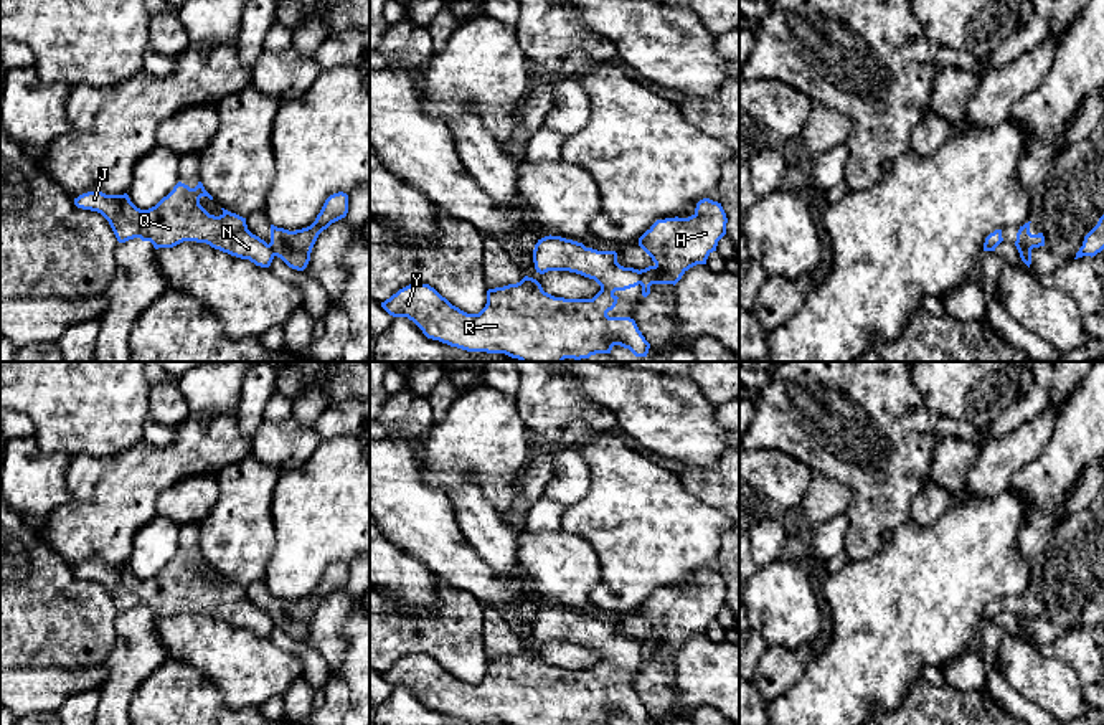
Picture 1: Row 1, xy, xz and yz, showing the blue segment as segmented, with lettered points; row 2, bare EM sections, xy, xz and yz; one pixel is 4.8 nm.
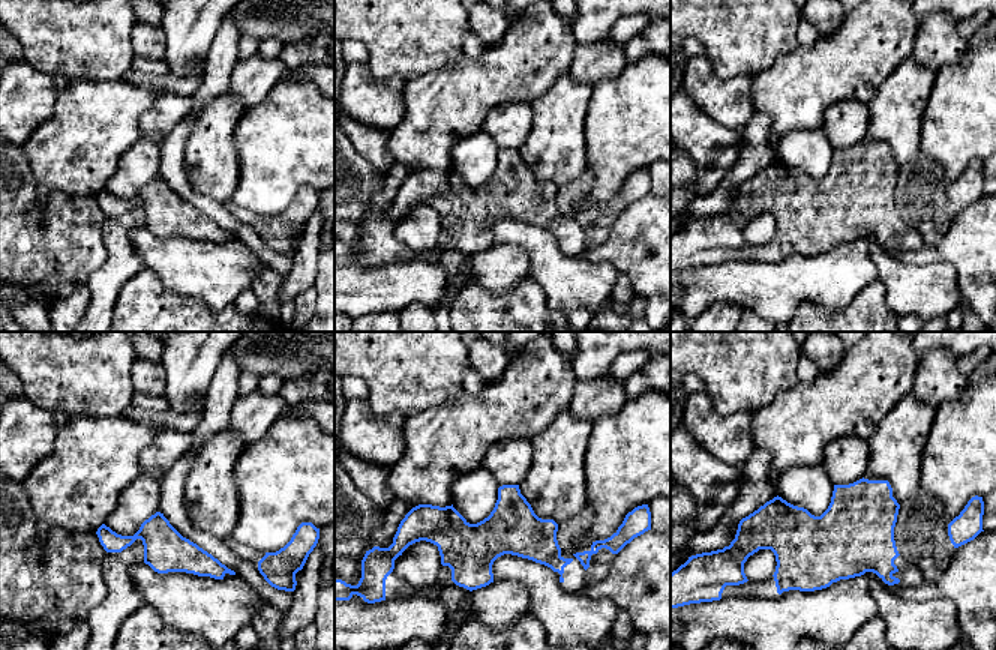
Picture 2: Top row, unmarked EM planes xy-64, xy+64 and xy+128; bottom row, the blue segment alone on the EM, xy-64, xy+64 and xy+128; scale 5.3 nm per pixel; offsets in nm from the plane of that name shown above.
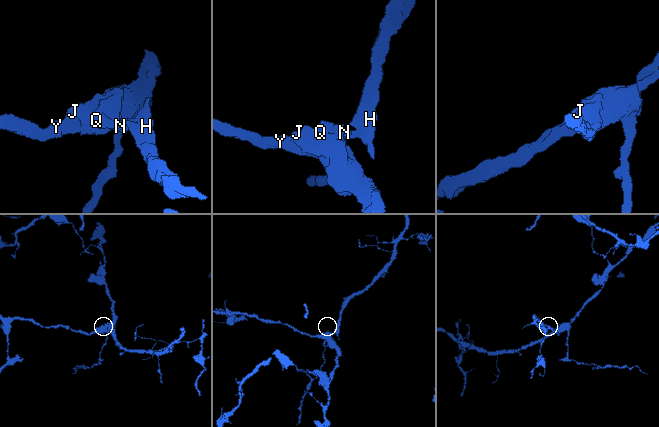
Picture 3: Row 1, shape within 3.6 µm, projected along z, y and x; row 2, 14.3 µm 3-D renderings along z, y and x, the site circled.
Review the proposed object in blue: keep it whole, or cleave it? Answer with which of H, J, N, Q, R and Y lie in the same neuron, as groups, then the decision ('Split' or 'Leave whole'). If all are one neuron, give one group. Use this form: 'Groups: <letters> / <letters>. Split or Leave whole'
Groups: H / J N Q R Y. Split

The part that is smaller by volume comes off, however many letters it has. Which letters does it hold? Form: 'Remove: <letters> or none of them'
Remove: H

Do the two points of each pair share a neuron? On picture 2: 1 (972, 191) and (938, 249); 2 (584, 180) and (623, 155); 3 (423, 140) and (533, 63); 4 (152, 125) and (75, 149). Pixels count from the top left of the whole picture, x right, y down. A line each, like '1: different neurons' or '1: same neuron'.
1: different neurons
2: different neurons
3: same neuron
4: different neurons

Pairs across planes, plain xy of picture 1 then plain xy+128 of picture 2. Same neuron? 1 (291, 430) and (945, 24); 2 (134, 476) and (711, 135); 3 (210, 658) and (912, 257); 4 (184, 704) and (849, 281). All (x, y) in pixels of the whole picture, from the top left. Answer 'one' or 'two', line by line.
1: one
2: two
3: two
4: two

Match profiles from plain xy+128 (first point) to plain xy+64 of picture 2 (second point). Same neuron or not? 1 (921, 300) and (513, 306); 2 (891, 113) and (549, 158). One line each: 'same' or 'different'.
1: different
2: same

